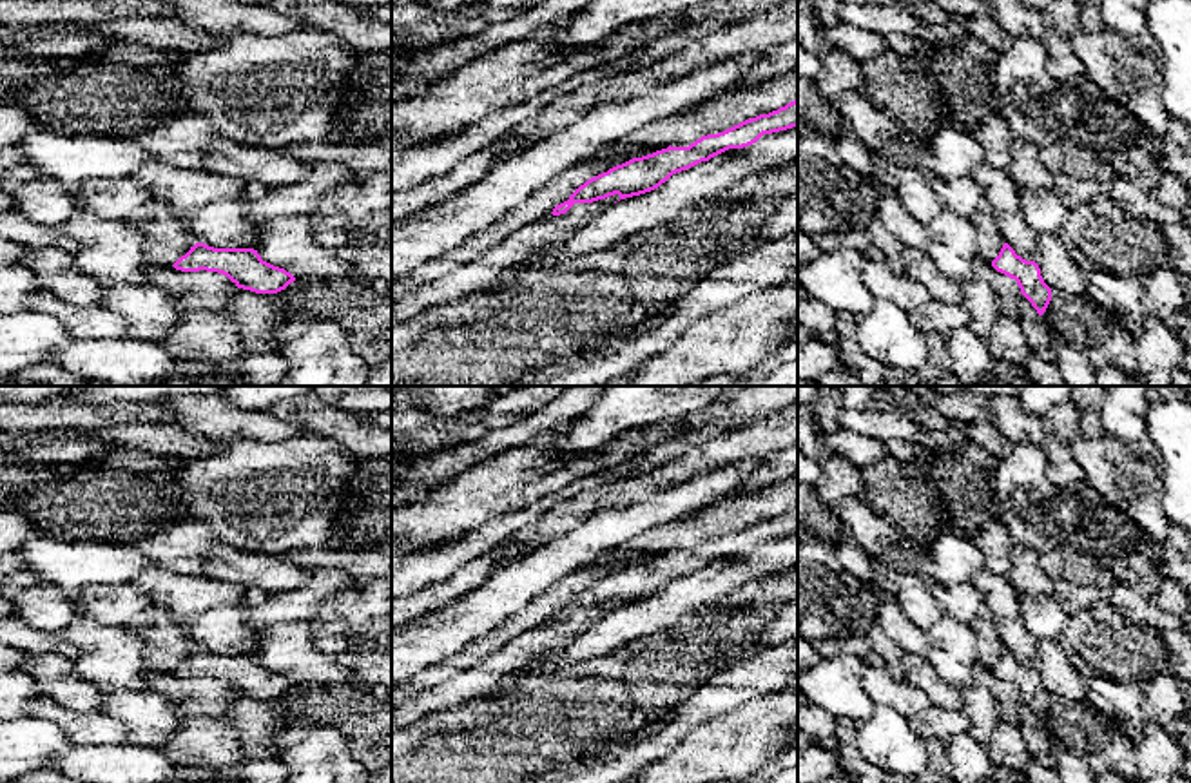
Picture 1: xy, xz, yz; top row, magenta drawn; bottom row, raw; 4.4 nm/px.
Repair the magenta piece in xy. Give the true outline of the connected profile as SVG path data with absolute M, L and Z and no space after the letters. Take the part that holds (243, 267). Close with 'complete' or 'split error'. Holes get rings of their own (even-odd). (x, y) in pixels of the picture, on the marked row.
M196 243L172 266L181 272L218 272L237 288L256 294L277 294L295 281L285 268L263 261L254 248L214 248Z; complete

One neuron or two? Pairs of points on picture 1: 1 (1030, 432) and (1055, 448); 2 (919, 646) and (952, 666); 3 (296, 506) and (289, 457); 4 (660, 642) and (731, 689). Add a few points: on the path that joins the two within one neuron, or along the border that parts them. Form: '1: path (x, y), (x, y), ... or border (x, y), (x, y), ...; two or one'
1: border (1043, 417), (1046, 437), (1039, 444); two
2: border (927, 631), (929, 651), (923, 657); two
3: path (296, 493), (289, 470); one
4: border (727, 664), (691, 684), (680, 702); two

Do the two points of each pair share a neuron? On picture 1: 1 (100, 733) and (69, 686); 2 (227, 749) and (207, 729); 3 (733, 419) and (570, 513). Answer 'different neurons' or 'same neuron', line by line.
1: different neurons
2: same neuron
3: different neurons

